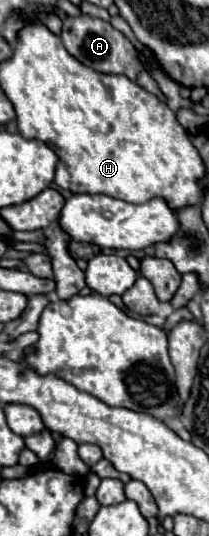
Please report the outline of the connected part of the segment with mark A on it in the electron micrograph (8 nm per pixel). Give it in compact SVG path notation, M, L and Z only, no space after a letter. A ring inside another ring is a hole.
M64 16L64 28L60 34L68 54L72 54L80 64L96 70L96 72L104 72L104 74L122 74L128 76L132 82L136 82L138 74L144 70L138 52L134 48L134 44L120 32L116 30L110 22L104 22L100 18L92 18L92 16Z

